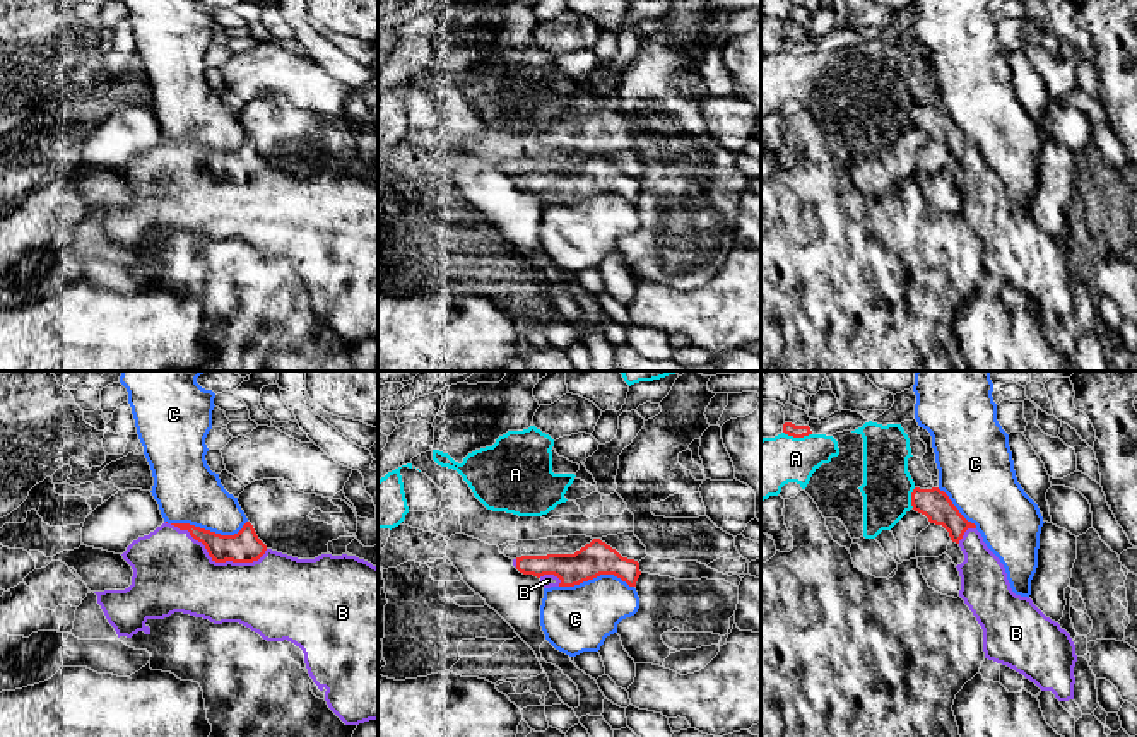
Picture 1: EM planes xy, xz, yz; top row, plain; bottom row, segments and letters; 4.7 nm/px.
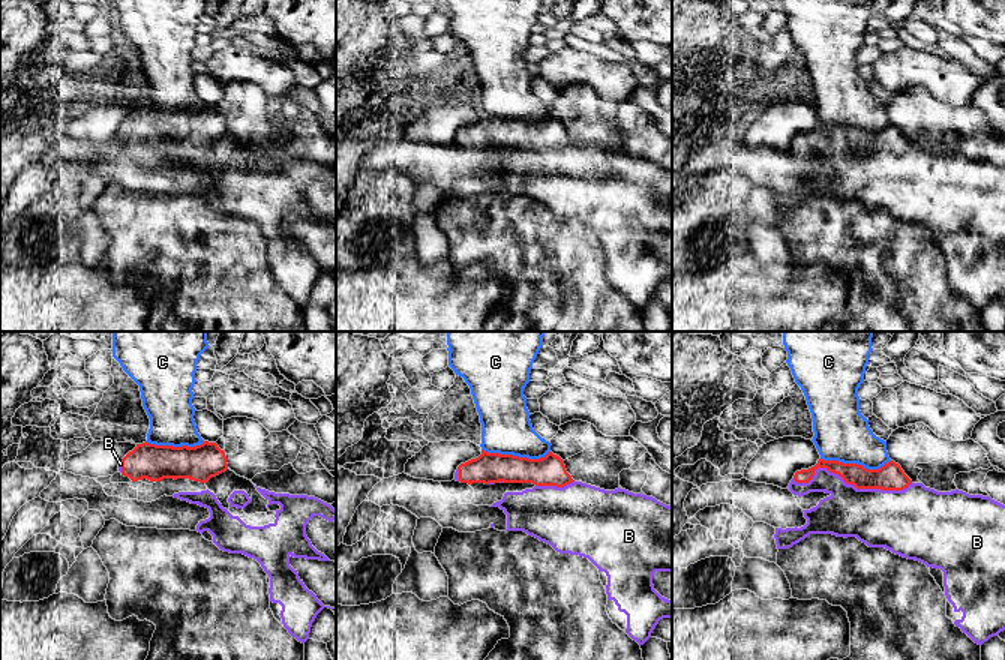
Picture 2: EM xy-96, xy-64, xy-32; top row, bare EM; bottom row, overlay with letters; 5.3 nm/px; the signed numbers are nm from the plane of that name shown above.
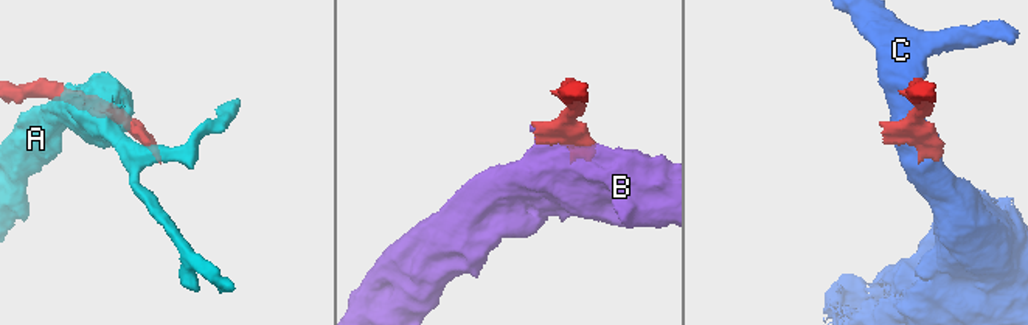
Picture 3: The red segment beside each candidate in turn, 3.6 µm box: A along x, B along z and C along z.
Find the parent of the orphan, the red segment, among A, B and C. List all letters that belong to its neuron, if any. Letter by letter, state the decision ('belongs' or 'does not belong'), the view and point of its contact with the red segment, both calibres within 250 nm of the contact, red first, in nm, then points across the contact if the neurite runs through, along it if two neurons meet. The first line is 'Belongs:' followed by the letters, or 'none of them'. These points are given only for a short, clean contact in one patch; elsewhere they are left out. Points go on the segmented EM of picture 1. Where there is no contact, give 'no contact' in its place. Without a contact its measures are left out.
Belongs: B
A: does not belong; meets red in yz at (797, 436); 60 nm thick on the red side, 280 nm on the other
B: belongs; meets red in xy at (217, 561); 150 nm thick on the red side, 360 nm on the other
C: does not belong; meets red in xy at (209, 530); 150 nm thick on the red side, 300 nm on the other

